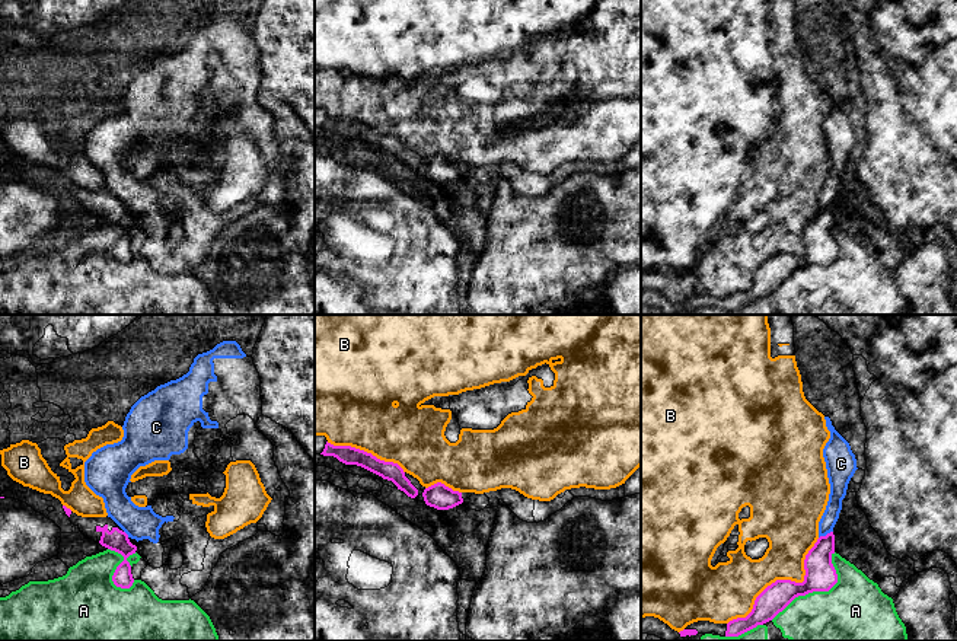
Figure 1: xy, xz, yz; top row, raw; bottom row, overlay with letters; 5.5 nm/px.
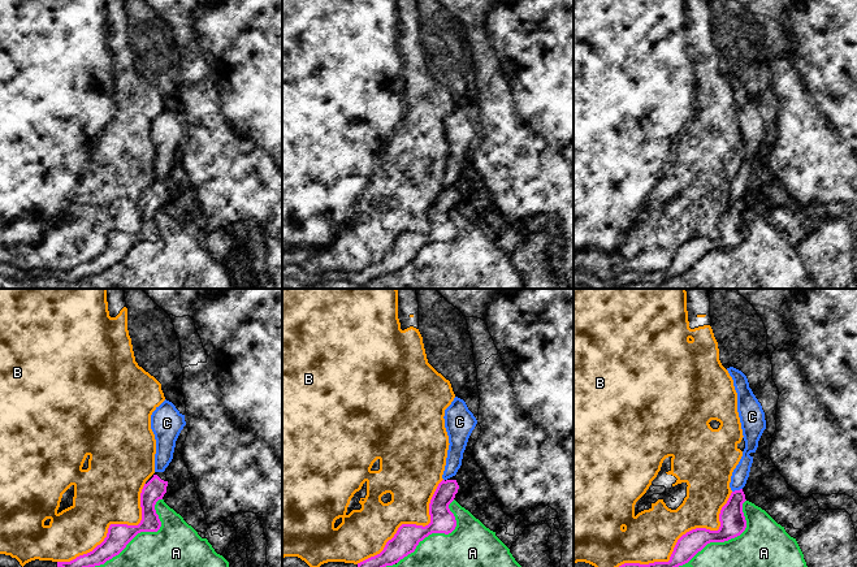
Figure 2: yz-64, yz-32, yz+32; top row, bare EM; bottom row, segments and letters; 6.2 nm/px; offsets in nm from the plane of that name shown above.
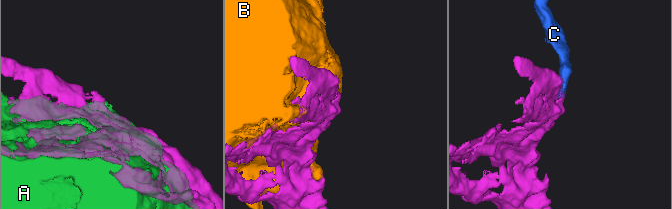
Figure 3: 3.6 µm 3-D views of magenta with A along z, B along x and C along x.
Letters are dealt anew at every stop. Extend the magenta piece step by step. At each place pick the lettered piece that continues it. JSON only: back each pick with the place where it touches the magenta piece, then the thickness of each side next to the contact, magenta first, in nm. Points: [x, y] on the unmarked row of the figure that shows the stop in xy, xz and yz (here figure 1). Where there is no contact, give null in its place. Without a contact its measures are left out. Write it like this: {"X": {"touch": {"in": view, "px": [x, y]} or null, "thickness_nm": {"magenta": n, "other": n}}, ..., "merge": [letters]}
{"merge": []}

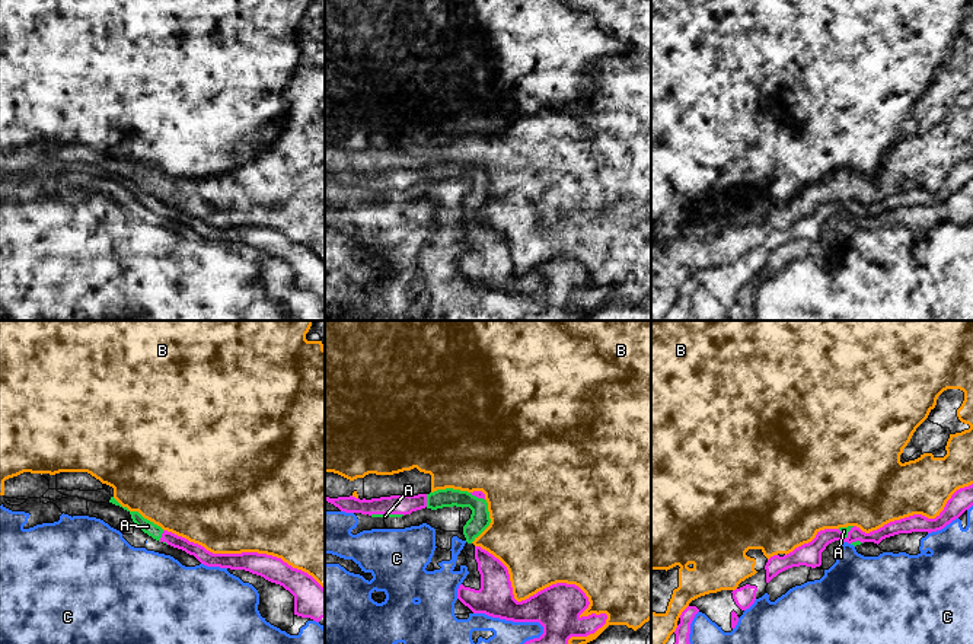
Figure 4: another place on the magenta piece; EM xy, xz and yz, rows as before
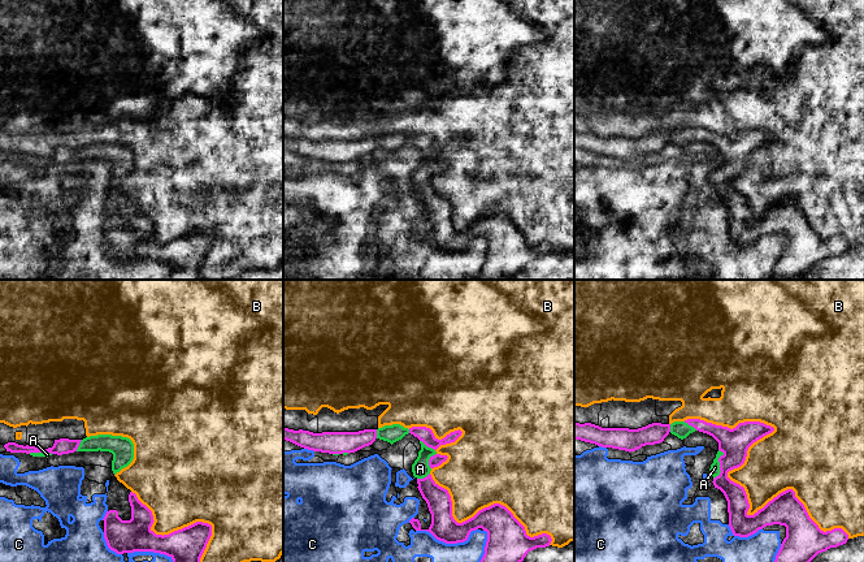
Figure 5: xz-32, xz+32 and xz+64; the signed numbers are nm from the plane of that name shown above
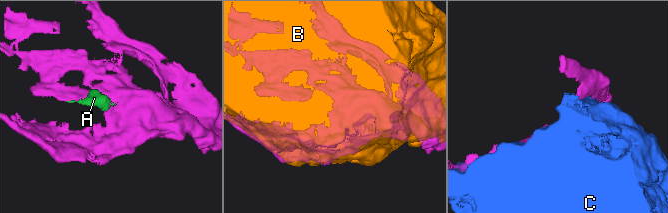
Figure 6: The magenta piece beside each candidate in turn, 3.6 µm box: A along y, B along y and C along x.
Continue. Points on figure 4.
{"A": {"touch": {"in": "xz", "px": [426, 174]}, "thickness_nm": {"magenta": 110, "other": 110}}, "merge": ["A"]}

